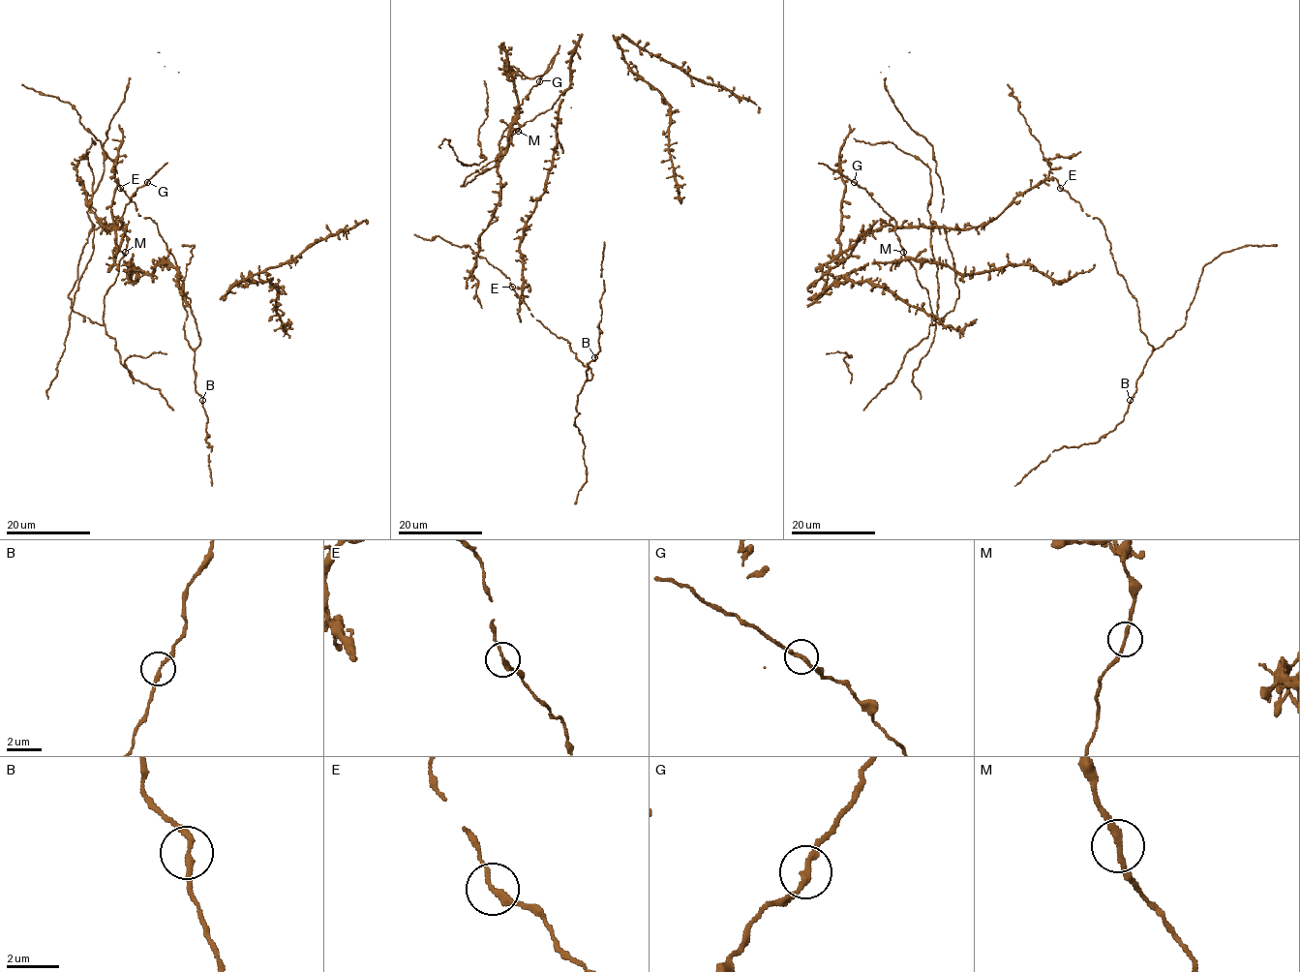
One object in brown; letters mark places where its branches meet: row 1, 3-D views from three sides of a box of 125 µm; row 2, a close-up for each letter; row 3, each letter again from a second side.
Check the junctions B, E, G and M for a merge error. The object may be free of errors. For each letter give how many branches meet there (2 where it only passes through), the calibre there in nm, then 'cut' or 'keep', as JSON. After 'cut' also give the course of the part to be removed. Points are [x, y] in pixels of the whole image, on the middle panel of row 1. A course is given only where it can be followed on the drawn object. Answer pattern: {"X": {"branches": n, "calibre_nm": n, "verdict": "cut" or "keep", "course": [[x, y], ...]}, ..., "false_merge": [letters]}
{"B": {"branches": 2, "calibre_nm": 220, "verdict": "keep"}, "E": {"branches": 2, "calibre_nm": 240, "verdict": "keep"}, "G": {"branches": 2, "calibre_nm": 220, "verdict": "keep"}, "M": {"branches": 2, "calibre_nm": 200, "verdict": "keep"}, "false_merge": []}

